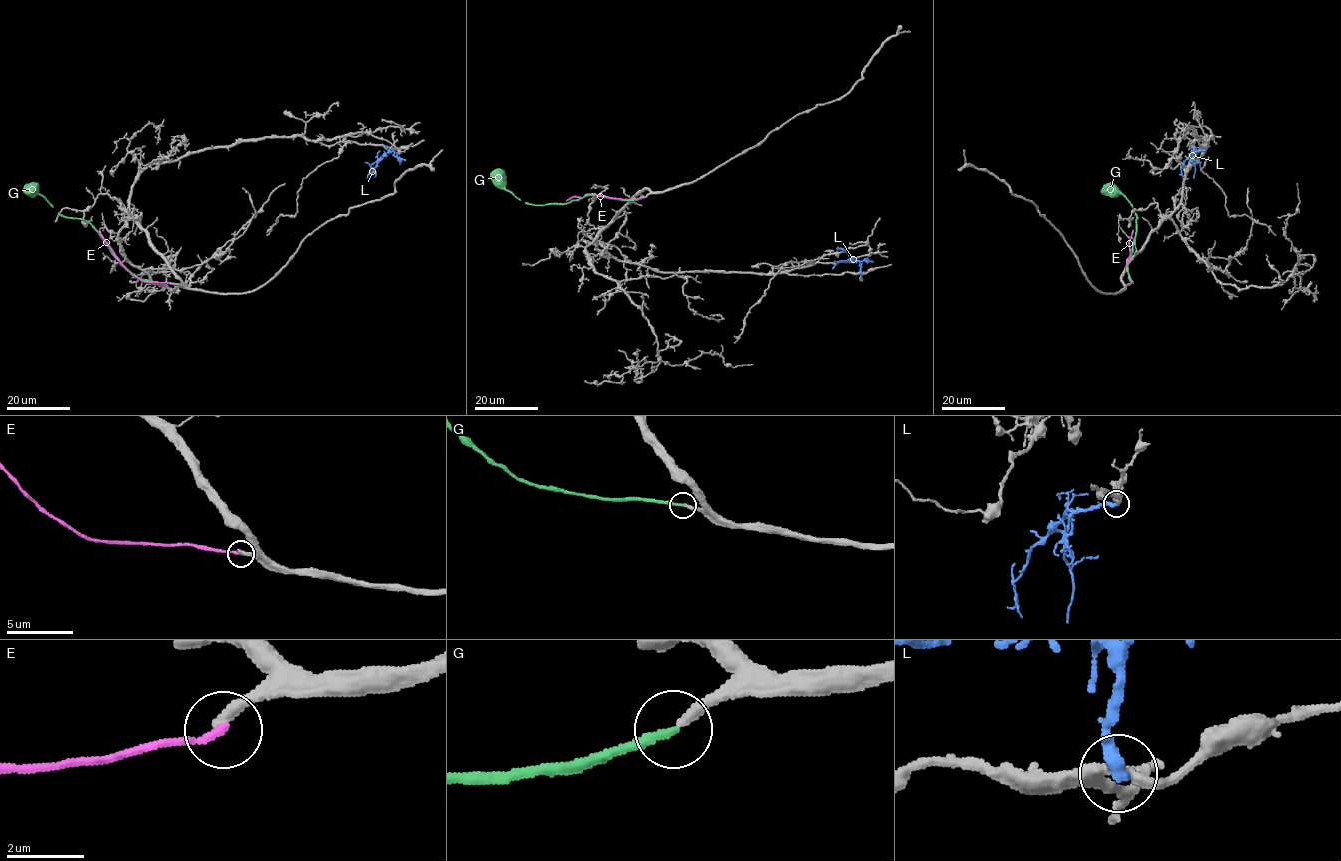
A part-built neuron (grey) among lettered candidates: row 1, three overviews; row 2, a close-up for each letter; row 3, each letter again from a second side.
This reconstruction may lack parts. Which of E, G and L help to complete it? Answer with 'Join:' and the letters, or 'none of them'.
Join: G

